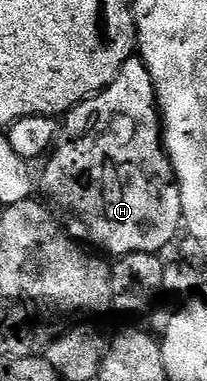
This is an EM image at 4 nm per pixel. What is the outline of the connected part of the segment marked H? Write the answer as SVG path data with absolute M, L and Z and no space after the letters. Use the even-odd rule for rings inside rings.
M129 61L121 65L120 71L113 83L108 84L103 91L85 99L83 103L77 103L71 111L63 116L62 122L64 122L64 127L62 123L58 131L58 138L54 143L54 150L47 156L47 159L49 158L48 168L44 171L44 187L48 190L49 197L56 199L57 205L64 207L65 213L72 215L73 221L80 223L81 229L88 231L89 237L96 239L97 245L105 247L112 254L112 257L146 253L153 249L160 249L156 247L166 246L168 239L172 239L176 235L176 223L178 227L178 224L181 222L182 201L178 197L175 182L170 181L168 152L162 149L160 113L159 110L154 109L152 78L150 77L150 73L144 70L143 62Z

